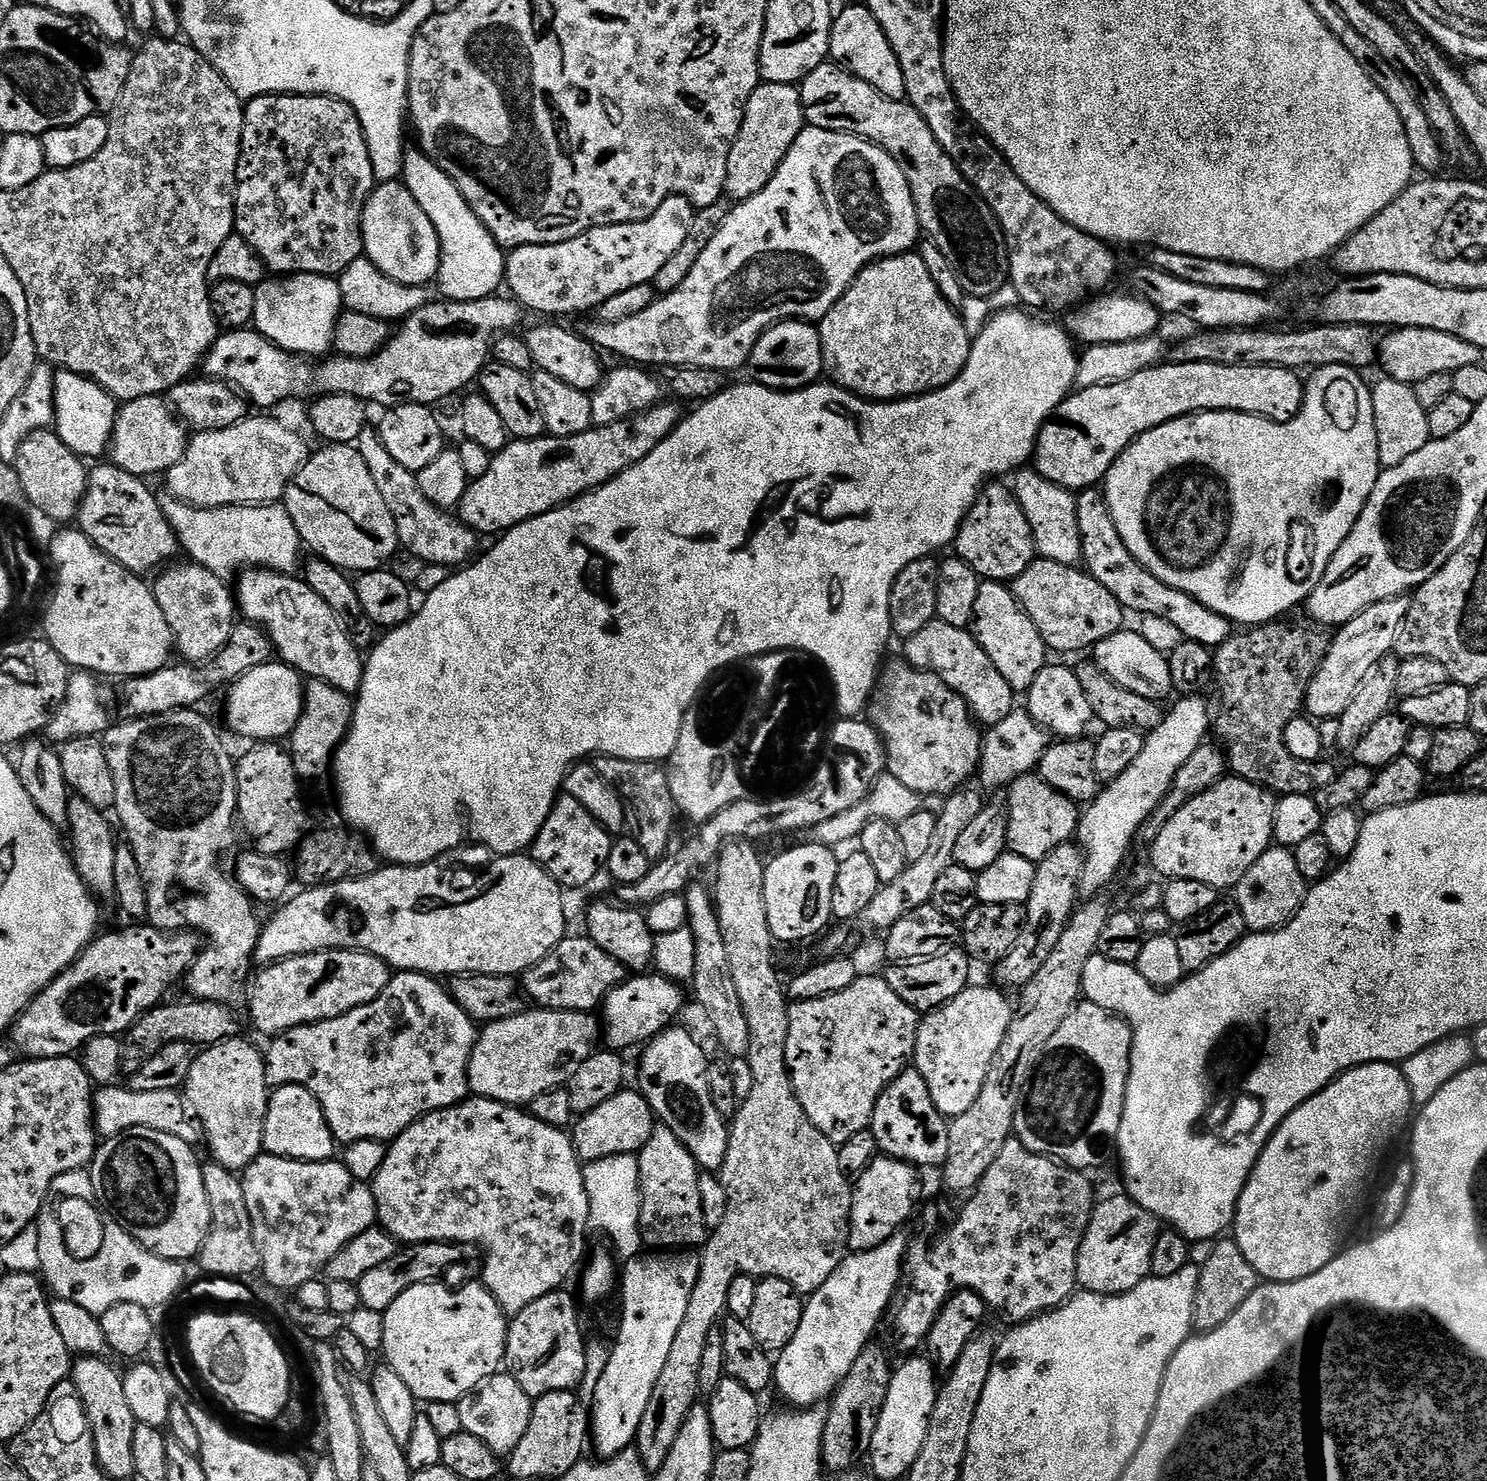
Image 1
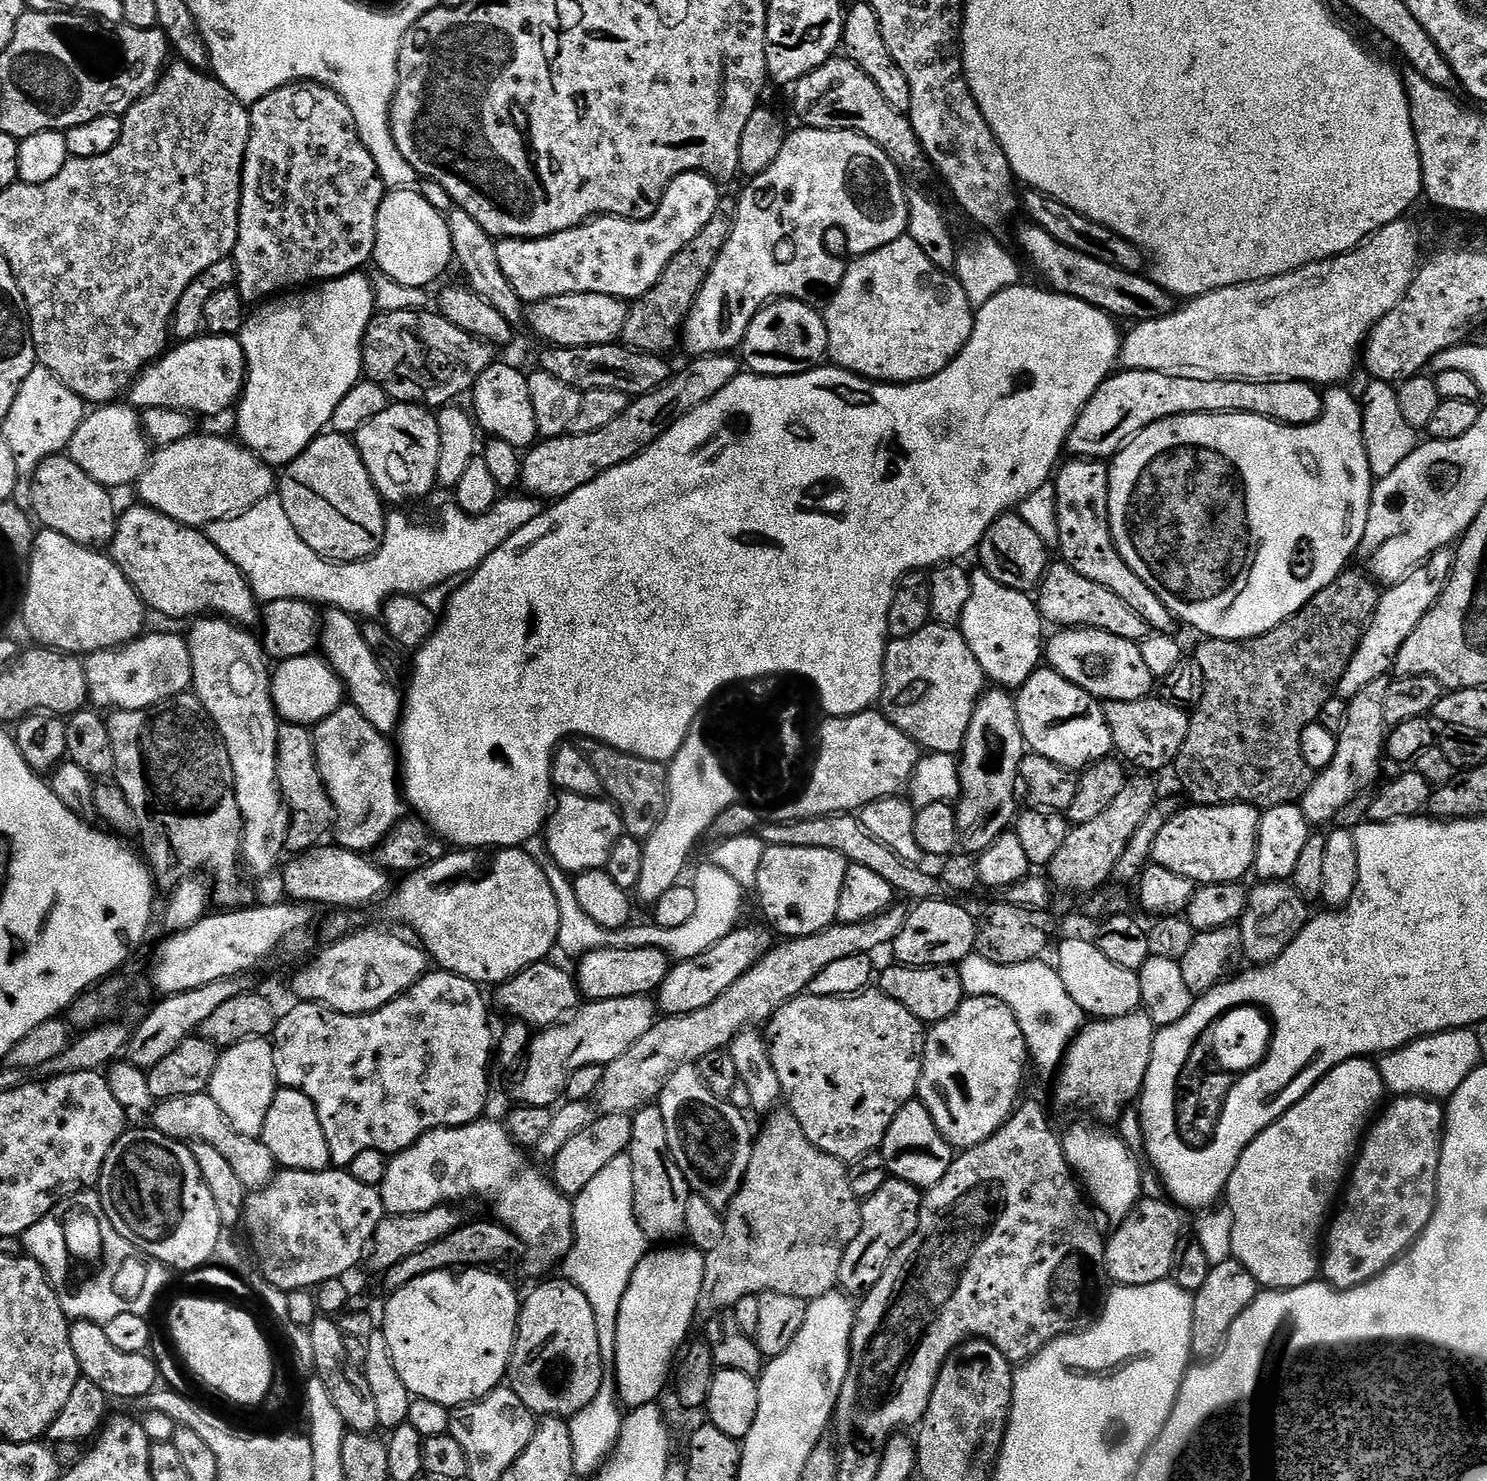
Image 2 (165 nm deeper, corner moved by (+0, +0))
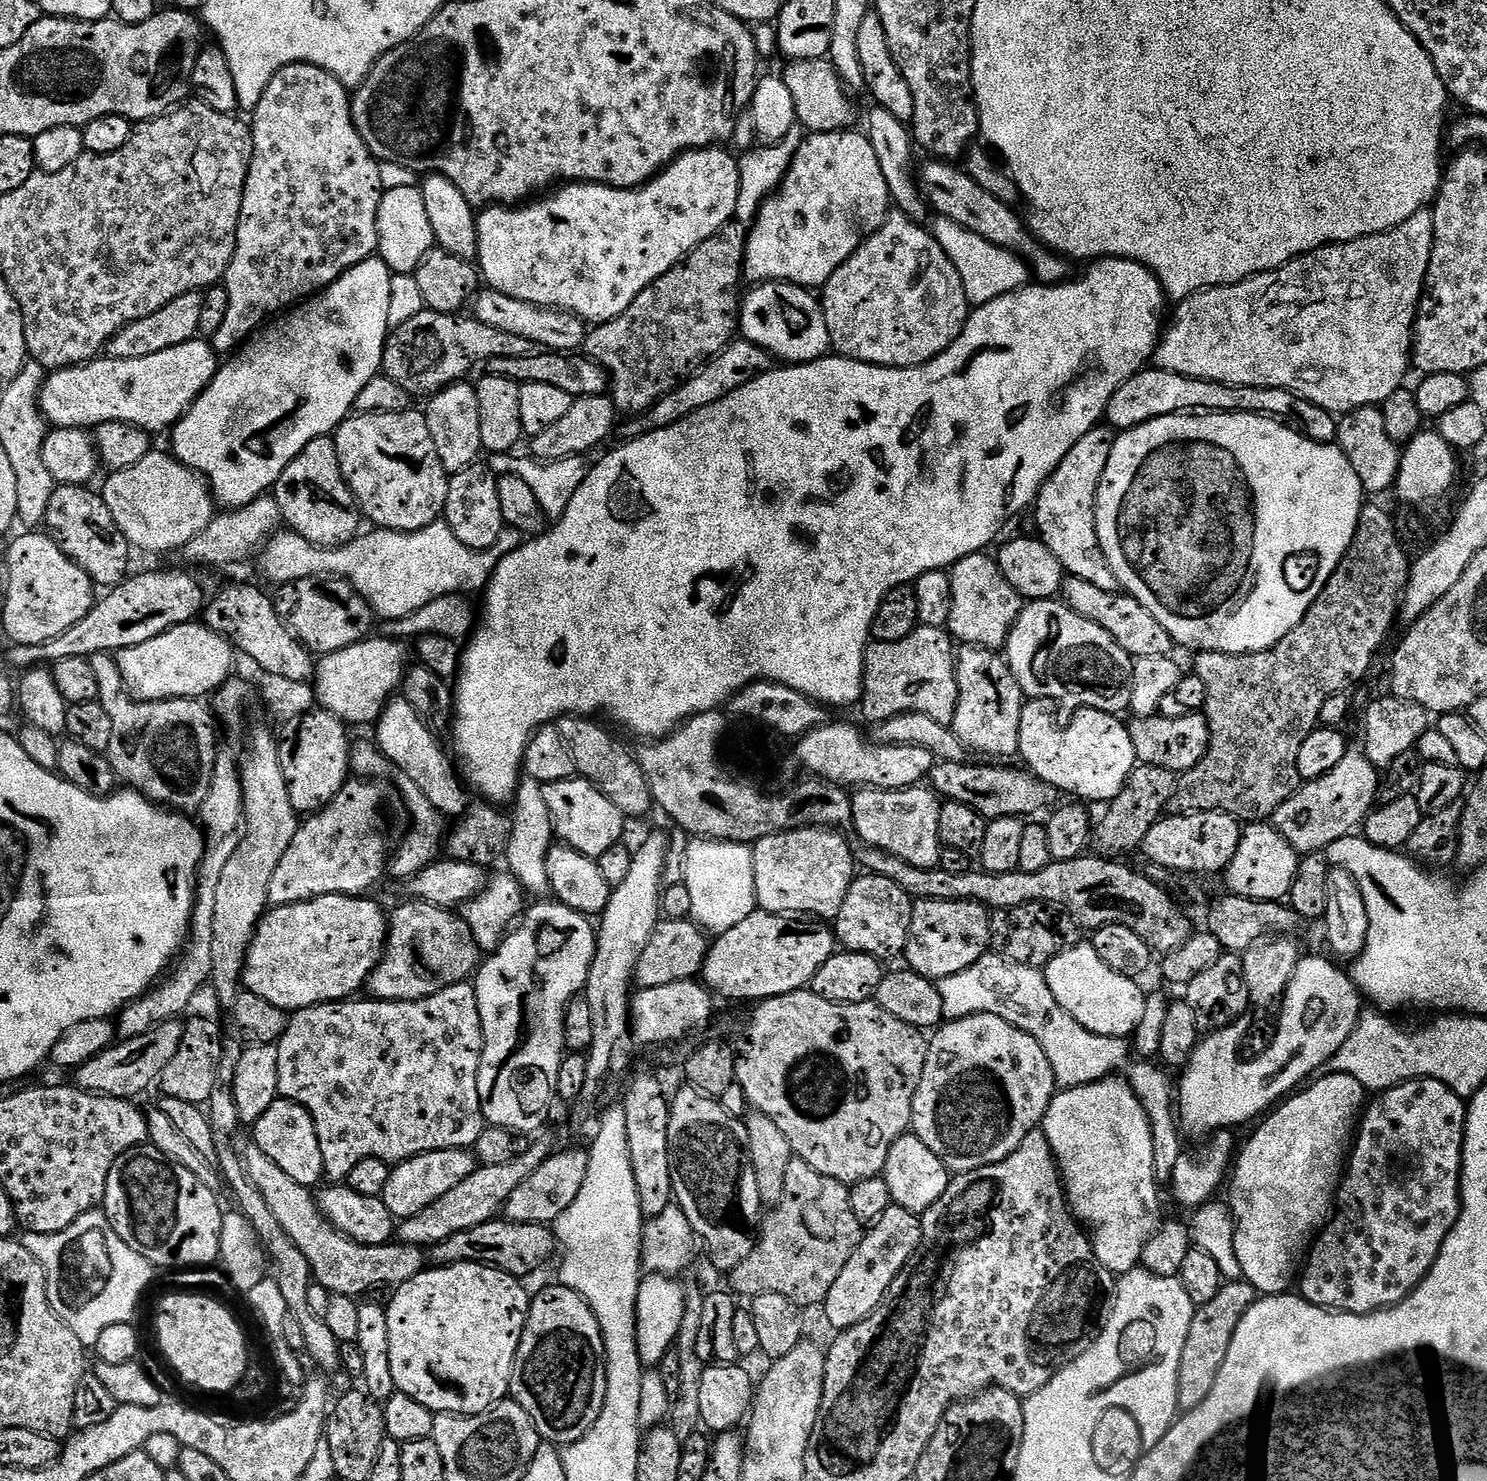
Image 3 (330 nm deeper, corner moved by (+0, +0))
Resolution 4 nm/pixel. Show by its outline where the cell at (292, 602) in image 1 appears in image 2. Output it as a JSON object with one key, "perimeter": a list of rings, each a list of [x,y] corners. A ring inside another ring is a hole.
{"perimeter":[[[329,607],[322,616],[319,647],[328,665],[344,681],[347,699],[362,713],[366,722],[370,722],[370,726],[379,732],[395,733],[400,727],[400,717],[404,715],[404,702],[401,693],[396,693],[397,685],[379,669],[379,662],[366,644],[357,617]]]}

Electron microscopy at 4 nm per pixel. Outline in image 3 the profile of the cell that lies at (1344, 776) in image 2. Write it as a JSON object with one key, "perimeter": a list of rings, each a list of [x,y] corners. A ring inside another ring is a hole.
{"perimeter":[[[1349,747],[1342,762],[1330,774],[1307,781],[1285,804],[1278,806],[1270,824],[1286,837],[1297,853],[1323,853],[1330,842],[1353,835],[1363,825],[1377,803],[1381,779],[1381,773],[1368,760],[1363,747]]]}

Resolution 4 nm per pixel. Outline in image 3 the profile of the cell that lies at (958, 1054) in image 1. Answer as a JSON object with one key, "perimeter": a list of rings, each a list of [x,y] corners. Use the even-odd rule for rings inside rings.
{"perimeter":[[[989,1012],[948,1020],[935,1029],[934,1035],[936,1037],[928,1040],[926,1066],[914,1094],[911,1131],[934,1150],[952,1174],[978,1170],[1010,1158],[1010,1154],[1022,1146],[1022,1138],[1041,1127],[1052,1097],[1058,1091],[1046,1050],[1042,1050],[1033,1036]]]}

